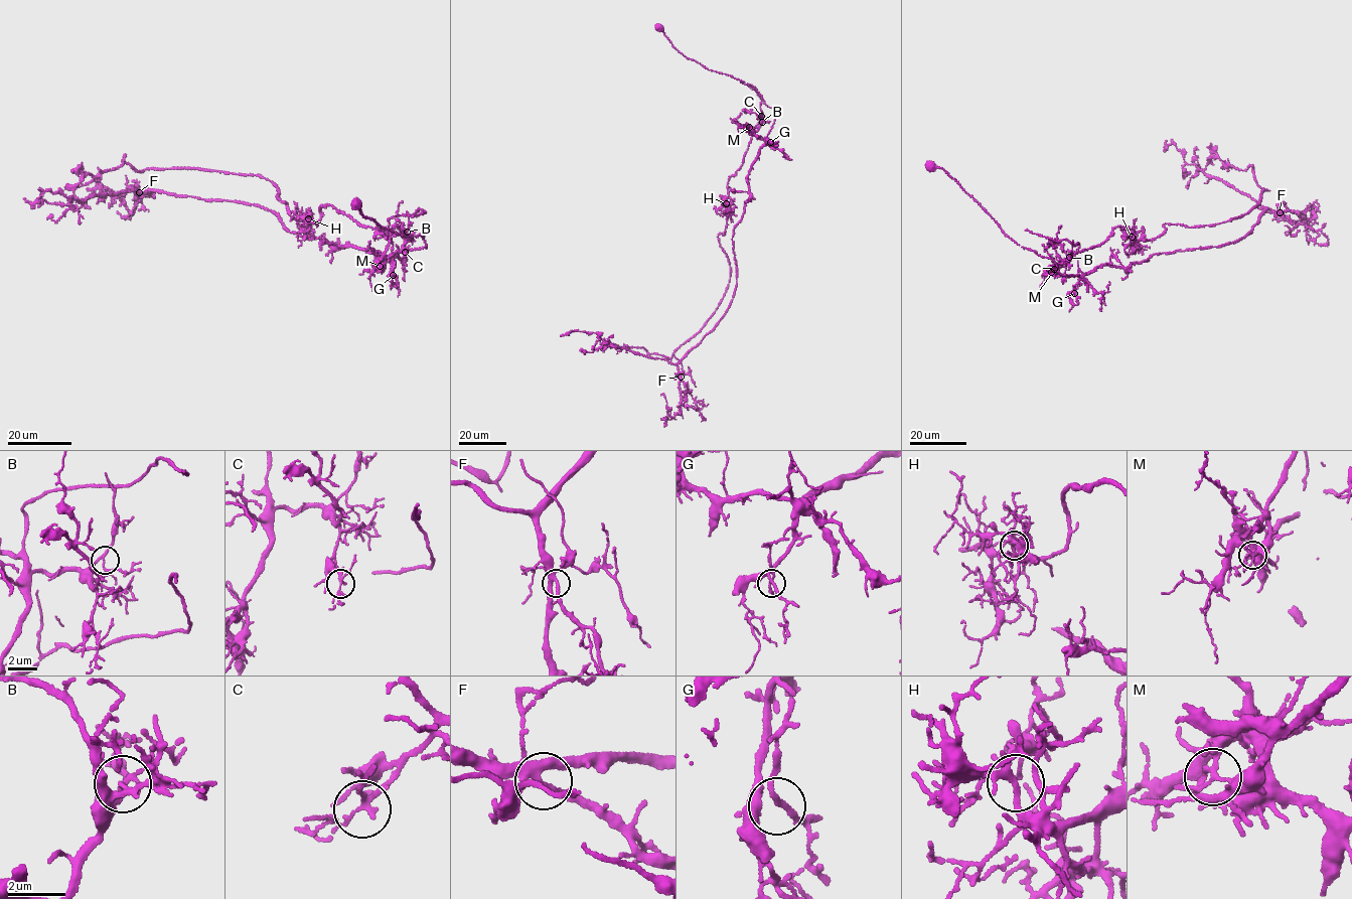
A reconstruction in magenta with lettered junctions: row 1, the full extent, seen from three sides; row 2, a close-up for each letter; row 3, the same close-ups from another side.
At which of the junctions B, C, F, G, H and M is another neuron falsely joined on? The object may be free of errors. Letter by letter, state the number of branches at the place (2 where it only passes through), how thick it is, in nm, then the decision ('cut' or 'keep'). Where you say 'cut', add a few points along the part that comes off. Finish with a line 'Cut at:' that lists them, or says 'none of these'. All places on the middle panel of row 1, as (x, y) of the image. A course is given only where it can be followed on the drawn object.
B: 4 | 160 nm | keep
C: 4 | 150 nm | keep
F: 5 | 300 nm | keep
G: 4 | 140 nm | keep
H: 5 | 240 nm | keep
M: 5 | 150 nm | cut | (749, 127), (718, 235), (730, 280), (715, 312), (670, 358), (609, 343), (603, 352)
Cut at: M

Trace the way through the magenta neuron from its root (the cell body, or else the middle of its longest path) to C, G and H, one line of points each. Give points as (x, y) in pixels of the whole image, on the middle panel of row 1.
C: (658, 27), (687, 57), (756, 89), (776, 114), (765, 140), (749, 131), (758, 129), (761, 116)
G: (658, 27), (687, 57), (756, 89), (776, 114), (765, 141), (770, 142)
H: (658, 27), (687, 57), (751, 85), (775, 112), (765, 140), (749, 130), (726, 203)

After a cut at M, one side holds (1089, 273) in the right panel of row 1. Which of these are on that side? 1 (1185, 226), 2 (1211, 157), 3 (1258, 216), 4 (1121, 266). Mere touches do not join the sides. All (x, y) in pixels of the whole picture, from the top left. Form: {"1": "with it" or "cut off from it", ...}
{"1": "cut off from it", "2": "cut off from it", "3": "with it", "4": "with it"}

